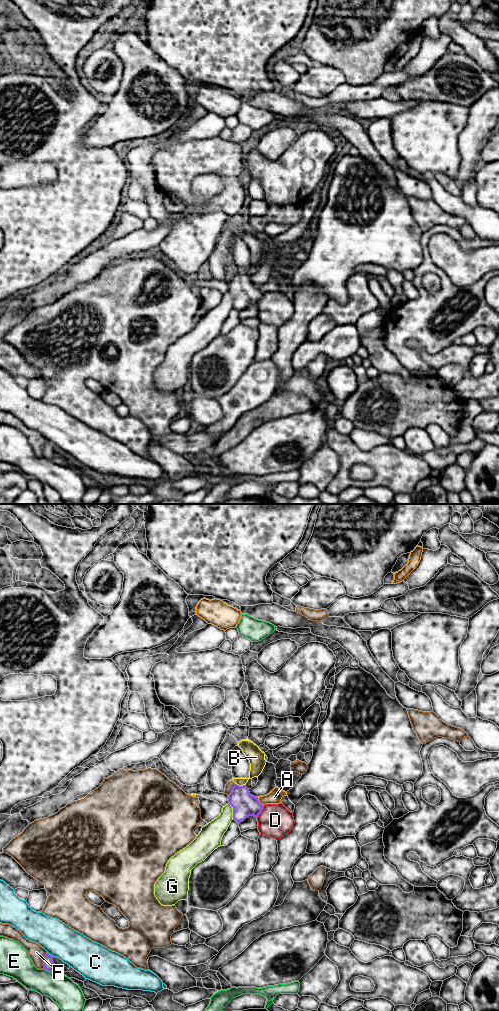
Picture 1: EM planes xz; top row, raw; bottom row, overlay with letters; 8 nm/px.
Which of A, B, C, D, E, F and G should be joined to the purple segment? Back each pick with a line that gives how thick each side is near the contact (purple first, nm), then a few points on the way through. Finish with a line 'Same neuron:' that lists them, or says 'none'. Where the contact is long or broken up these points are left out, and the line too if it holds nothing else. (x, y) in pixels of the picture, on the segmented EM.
B: 200 nm thick on the purple side, 130 nm on the other; runs through xz (244, 804), (241, 800), (241, 786), (255, 771), (257, 761)
Same neuron: B

